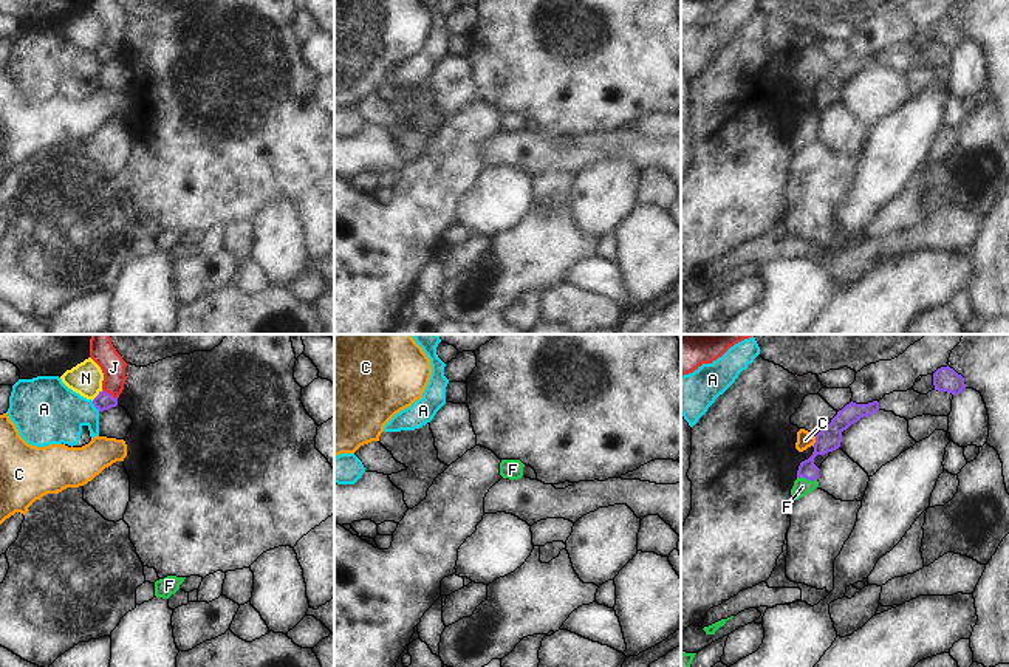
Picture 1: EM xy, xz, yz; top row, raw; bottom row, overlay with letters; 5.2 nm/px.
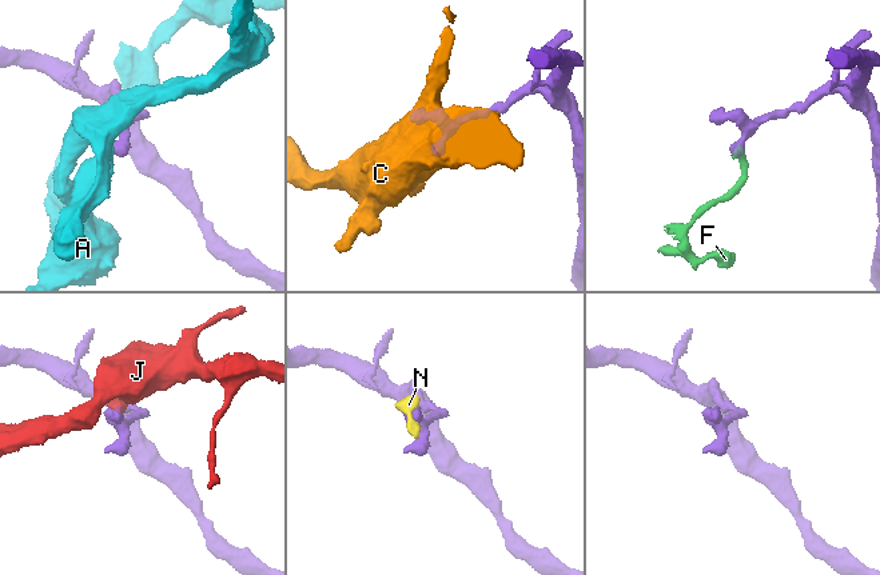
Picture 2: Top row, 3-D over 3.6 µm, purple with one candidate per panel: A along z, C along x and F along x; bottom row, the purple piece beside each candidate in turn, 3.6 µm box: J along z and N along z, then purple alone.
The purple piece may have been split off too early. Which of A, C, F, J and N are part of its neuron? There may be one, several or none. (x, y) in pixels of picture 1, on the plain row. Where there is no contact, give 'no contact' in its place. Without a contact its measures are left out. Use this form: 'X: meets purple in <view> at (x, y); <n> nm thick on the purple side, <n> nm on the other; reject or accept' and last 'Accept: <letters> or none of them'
A: meets purple in xy at (95, 59); 90 nm thick on the purple side, 320 nm on the other; reject
C: meets purple in yz at (816, 95); 120 nm thick on the purple side, 90 nm on the other; reject
F: meets purple in yz at (807, 132); 120 nm thick on the purple side, 90 nm on the other; accept
J: meets purple in xy at (109, 47); 90 nm thick on the purple side, 130 nm on the other; reject
N: meets purple in xy at (98, 48); 90 nm thick on the purple side, 170 nm on the other; reject
Accept: F

